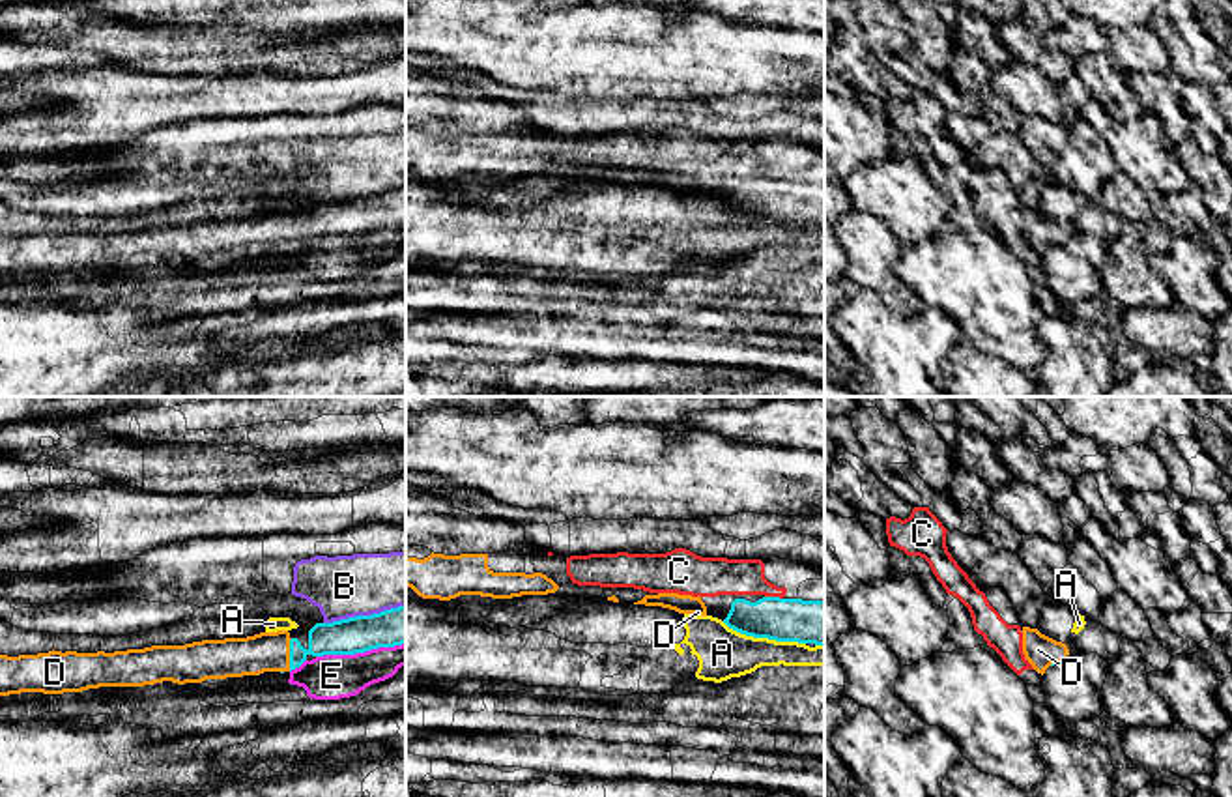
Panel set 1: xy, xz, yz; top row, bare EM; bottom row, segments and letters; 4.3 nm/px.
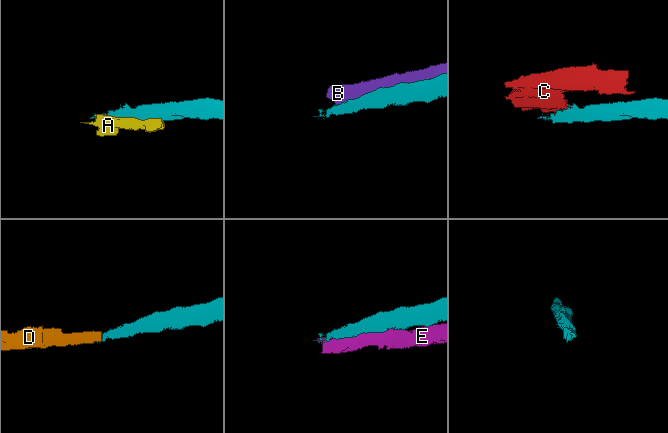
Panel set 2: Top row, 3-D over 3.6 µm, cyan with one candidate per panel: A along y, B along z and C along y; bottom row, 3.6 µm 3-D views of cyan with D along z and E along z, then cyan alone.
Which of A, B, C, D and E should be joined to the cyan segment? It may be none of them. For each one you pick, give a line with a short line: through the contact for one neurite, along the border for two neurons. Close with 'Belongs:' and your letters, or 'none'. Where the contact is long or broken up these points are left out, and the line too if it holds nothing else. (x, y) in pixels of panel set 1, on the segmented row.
D: Line: xy (344, 637), (290, 655), (268, 652)
Belongs: D

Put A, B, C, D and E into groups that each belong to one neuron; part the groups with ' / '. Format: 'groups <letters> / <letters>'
groups A / B / C / D / E

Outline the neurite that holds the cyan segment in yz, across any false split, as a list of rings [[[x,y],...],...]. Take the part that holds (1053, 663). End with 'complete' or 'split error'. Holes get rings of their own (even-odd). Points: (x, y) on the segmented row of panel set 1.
[[[1023,627],[1023,653],[1038,674],[1045,674],[1049,666],[1064,662],[1069,655],[1066,644],[1056,642],[1038,629]]]; split error

